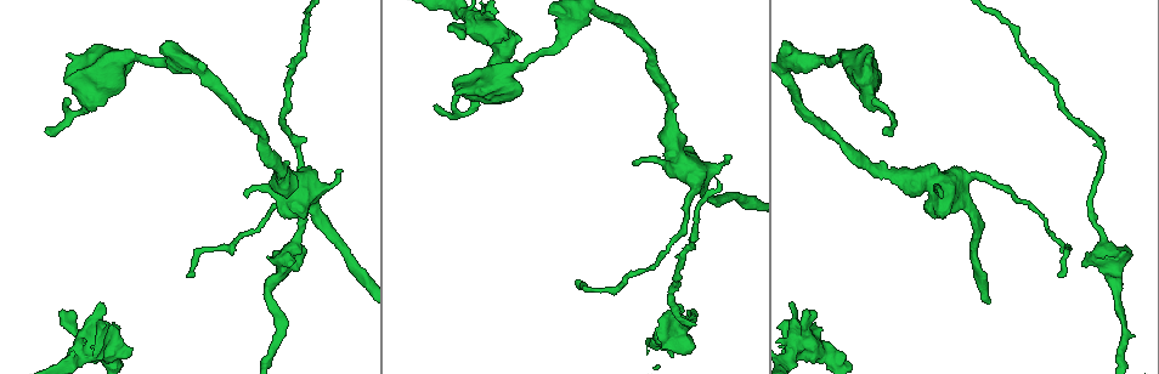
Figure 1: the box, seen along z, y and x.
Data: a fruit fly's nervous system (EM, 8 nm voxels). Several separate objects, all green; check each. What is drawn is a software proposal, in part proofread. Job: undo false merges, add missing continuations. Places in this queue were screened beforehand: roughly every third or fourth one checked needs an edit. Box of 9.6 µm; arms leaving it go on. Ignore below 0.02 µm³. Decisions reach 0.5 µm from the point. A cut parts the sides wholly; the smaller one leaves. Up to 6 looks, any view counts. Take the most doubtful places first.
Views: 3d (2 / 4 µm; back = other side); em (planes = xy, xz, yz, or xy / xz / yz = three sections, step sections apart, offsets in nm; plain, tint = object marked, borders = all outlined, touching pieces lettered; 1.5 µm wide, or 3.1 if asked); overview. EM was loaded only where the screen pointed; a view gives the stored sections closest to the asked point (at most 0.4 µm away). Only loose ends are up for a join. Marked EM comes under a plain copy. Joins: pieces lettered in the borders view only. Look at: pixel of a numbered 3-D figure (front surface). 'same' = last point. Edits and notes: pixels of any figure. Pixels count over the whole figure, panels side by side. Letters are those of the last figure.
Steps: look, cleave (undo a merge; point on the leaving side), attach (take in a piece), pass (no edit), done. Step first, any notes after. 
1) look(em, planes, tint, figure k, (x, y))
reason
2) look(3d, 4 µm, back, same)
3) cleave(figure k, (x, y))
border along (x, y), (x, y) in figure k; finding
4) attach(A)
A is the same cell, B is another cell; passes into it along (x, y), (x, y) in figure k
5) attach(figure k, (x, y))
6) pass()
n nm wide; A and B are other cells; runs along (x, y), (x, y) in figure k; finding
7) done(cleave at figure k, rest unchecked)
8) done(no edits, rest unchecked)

look(3d, 2 µm, figure 1, (448, 32))
free end

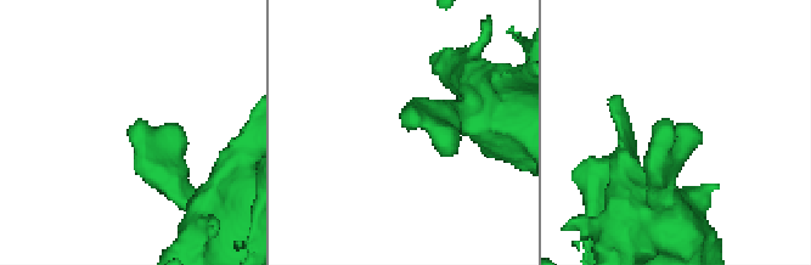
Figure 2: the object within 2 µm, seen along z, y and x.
look(em, yz, step 8, borders, figure 2, (409, 124))
shape alone is not enough

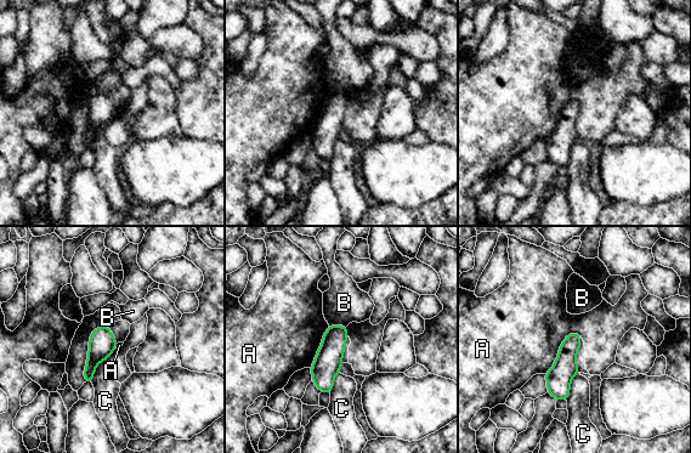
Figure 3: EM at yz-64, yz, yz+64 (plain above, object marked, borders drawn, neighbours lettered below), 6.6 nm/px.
look(em, xz, step 8, borders, same)
another direction

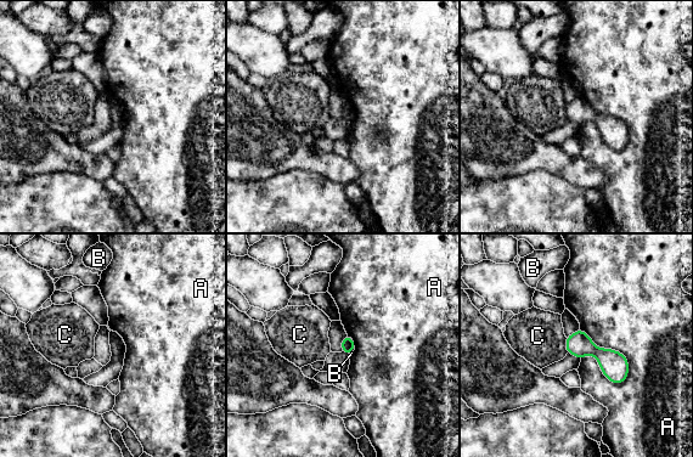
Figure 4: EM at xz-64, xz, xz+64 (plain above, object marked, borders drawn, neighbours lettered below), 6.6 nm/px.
pass()
A touches over 460 nm; A, B and C are other cells; none of them fits

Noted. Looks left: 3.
look(3d, 2 µm, figure 1, (1081, 263))
free end

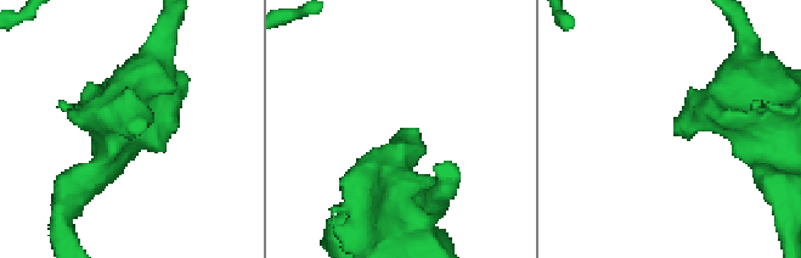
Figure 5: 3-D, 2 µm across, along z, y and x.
look(em, planes, borders, figure 5, (677, 133))
shape alone is not enough

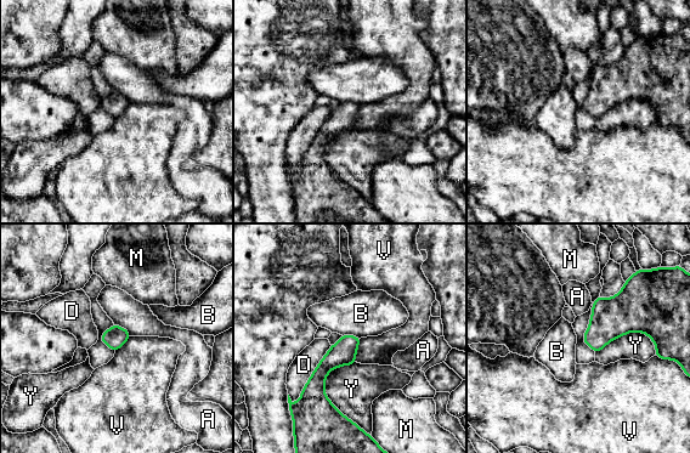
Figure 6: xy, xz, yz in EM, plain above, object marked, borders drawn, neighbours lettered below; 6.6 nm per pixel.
pass()
D touches over 460 nm; A, B, D, M, V and Y are other cells; runs along (355, 339), (318, 375), (332, 411) in figure 6; none of them fits

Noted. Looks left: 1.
done(no edits, rest unchecked)

